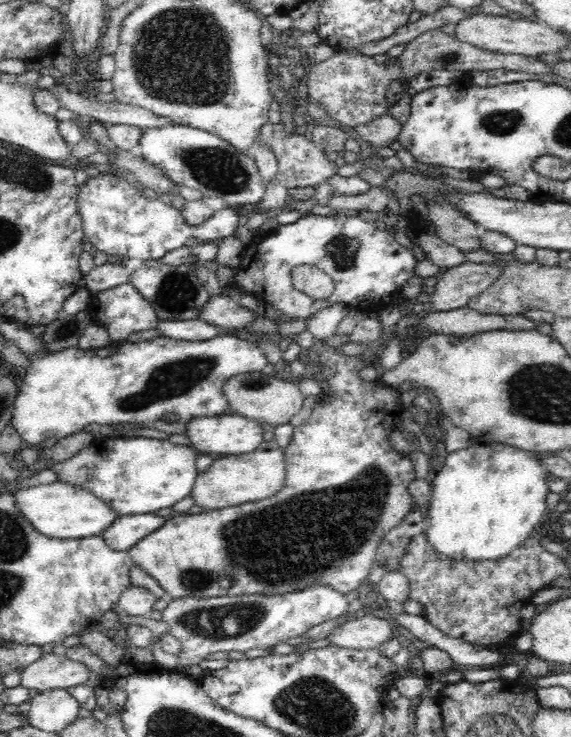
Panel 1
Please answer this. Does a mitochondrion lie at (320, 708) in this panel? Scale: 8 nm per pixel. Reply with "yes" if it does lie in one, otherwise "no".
yes

